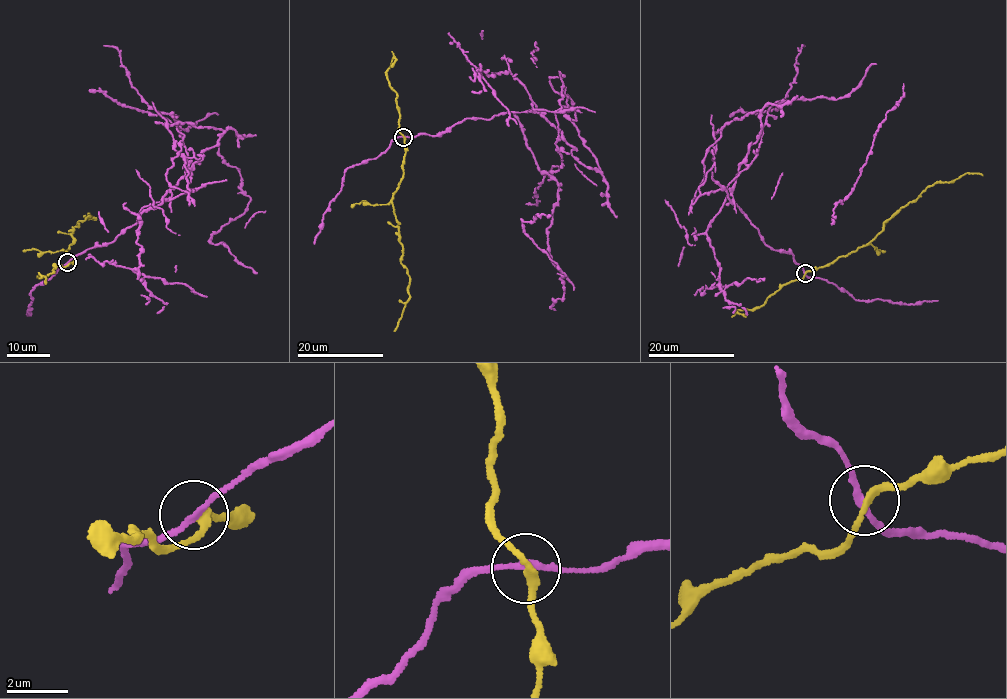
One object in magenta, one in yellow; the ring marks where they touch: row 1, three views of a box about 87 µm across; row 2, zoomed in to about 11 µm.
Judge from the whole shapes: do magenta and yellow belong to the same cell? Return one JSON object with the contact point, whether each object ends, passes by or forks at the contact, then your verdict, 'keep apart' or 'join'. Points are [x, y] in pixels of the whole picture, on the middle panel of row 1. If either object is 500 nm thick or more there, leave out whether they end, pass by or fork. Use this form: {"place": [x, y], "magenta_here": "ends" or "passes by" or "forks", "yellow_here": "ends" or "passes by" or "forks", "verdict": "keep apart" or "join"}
{"place": [403, 137], "magenta_here": "passes by", "yellow_here": "passes by", "verdict": "keep apart"}

